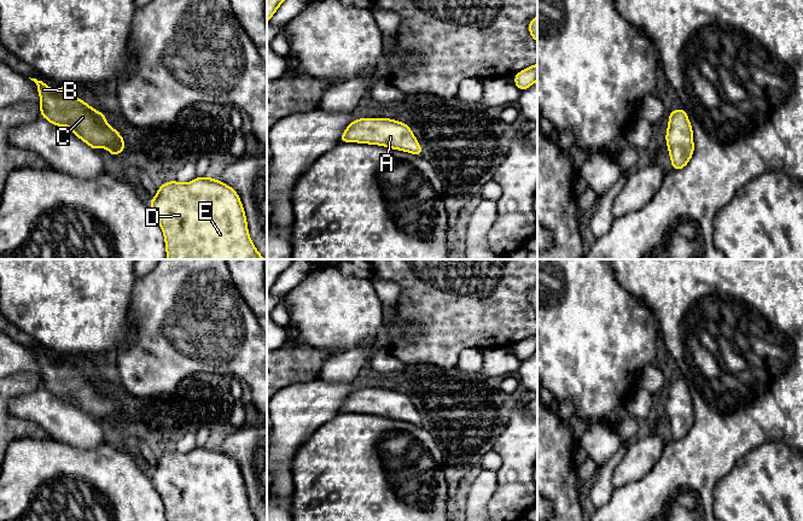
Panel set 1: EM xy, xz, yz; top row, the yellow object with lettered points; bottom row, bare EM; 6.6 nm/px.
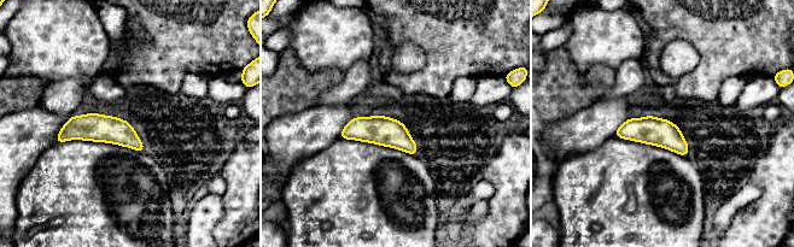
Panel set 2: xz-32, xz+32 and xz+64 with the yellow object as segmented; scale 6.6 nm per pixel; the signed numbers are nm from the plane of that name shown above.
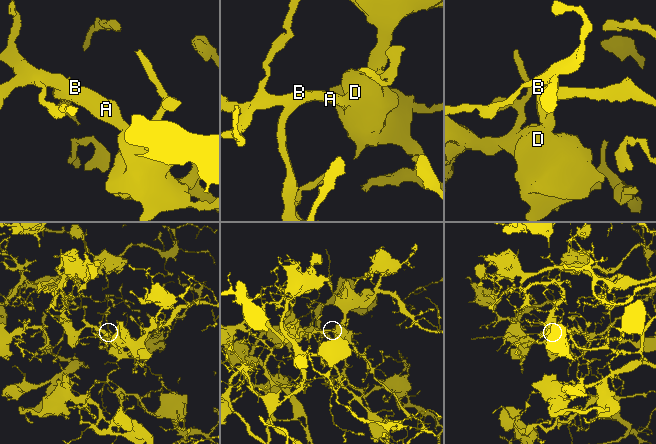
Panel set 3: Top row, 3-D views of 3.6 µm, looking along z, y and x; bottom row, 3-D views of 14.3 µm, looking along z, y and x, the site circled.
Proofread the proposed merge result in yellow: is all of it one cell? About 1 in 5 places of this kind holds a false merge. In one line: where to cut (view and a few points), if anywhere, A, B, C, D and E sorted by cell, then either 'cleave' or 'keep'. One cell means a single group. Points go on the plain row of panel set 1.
cut none; groups A B C D E; keep

